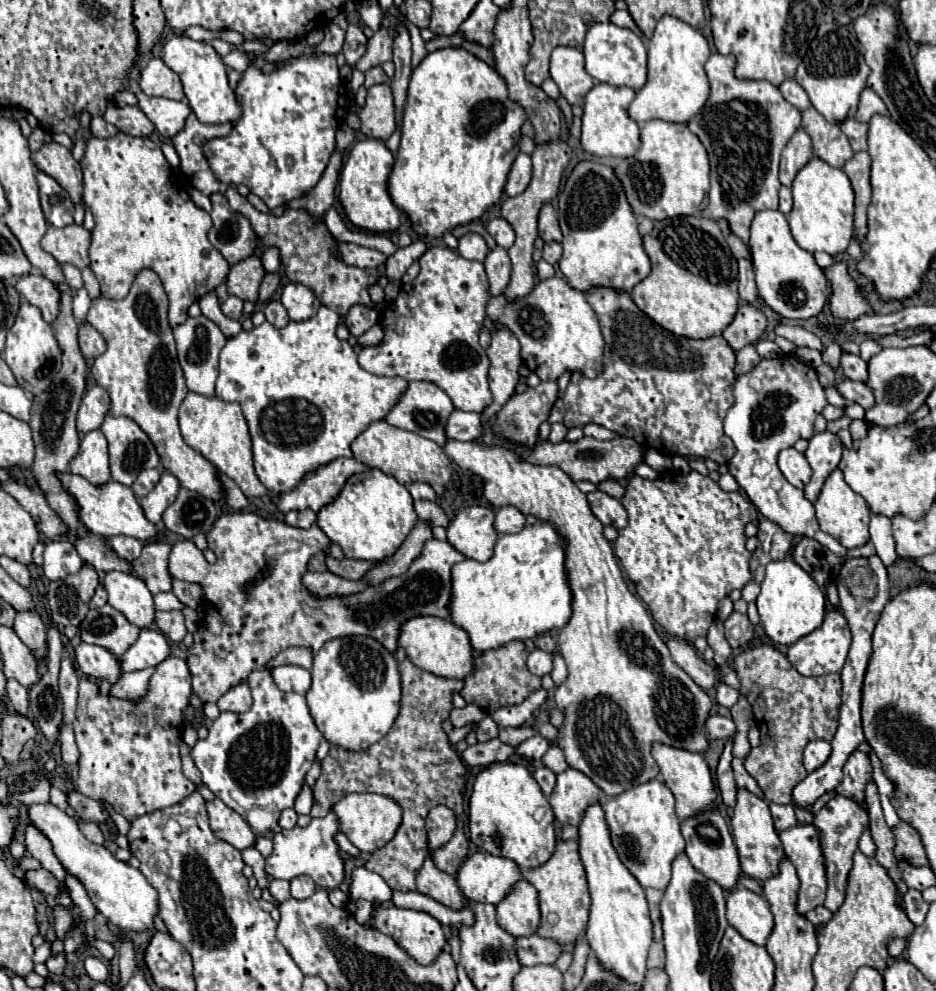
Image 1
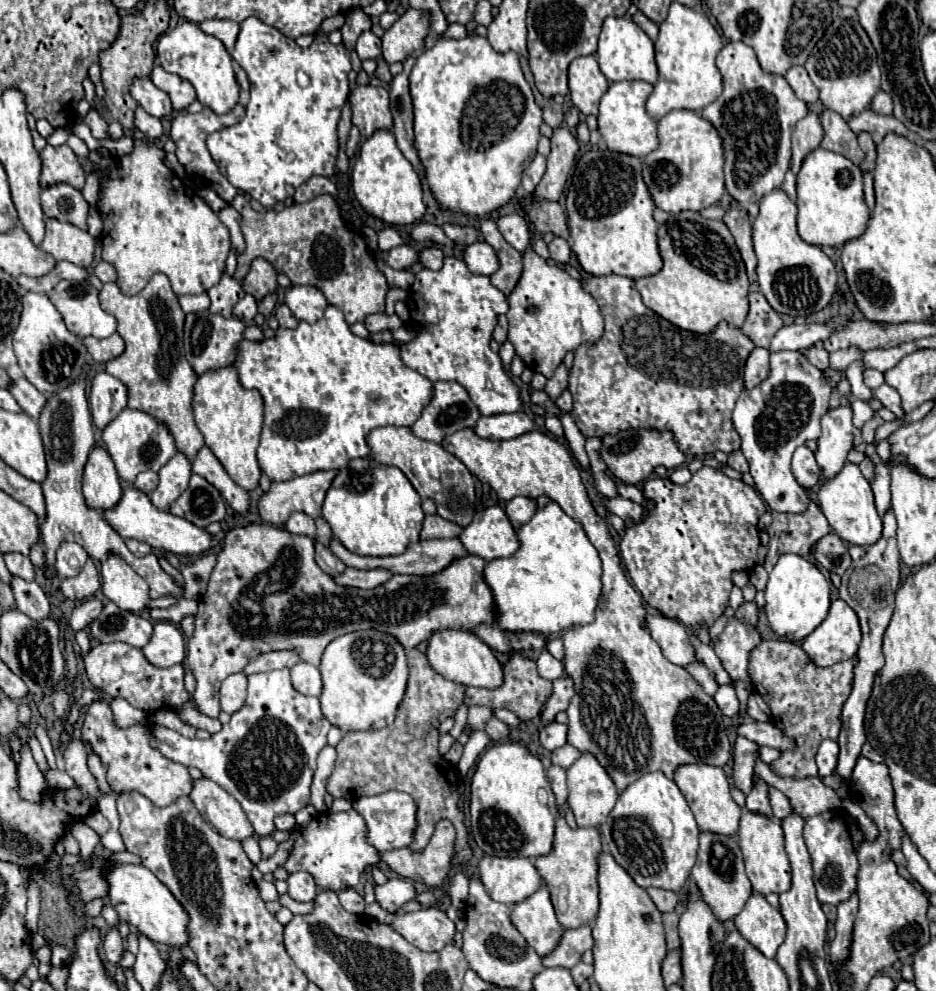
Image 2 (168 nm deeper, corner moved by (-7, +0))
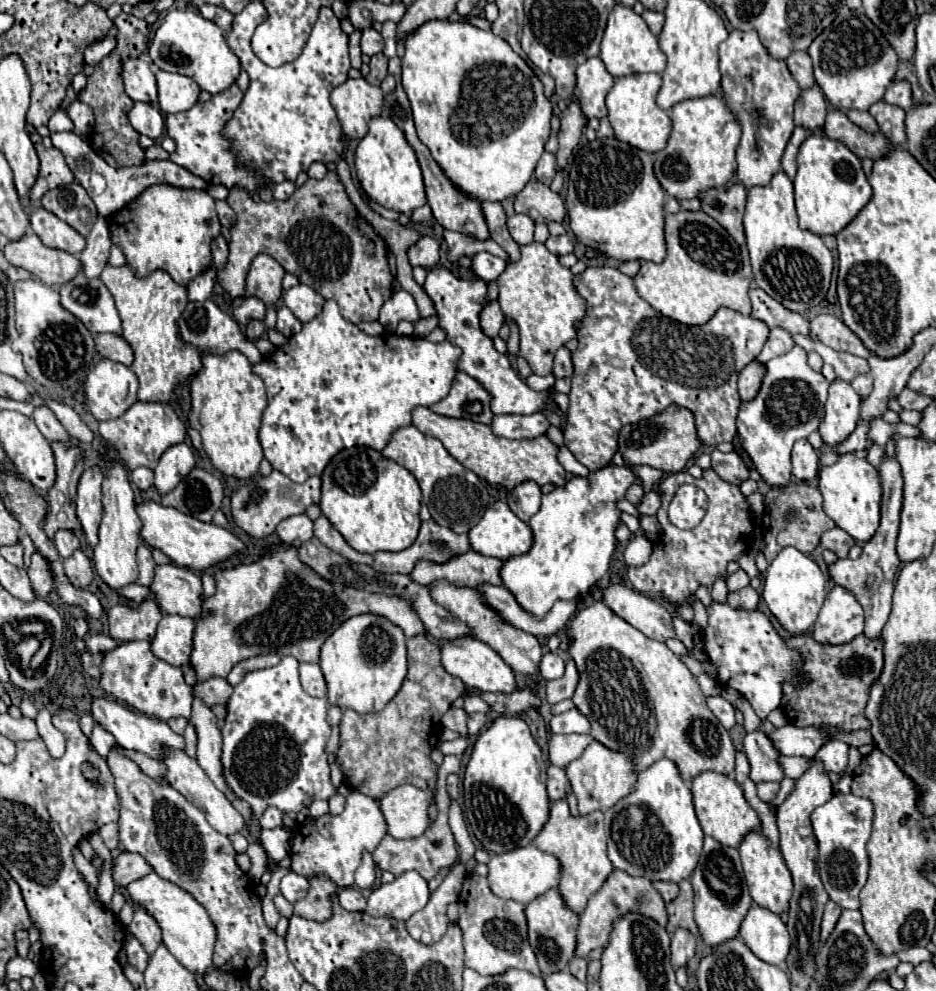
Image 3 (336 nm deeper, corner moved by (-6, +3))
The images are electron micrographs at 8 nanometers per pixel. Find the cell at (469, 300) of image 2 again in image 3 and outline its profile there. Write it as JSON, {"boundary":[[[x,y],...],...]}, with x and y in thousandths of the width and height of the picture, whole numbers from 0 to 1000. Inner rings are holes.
{"boundary":[[[465,269],[458,273],[452,292],[465,306],[465,314],[469,318],[469,330],[478,334],[478,344],[495,352],[495,358],[490,362],[490,372],[514,384],[516,391],[527,399],[525,413],[529,419],[535,417],[567,419],[574,415],[595,413],[587,395],[569,395],[567,391],[563,391],[563,386],[559,386],[552,374],[546,370],[542,358],[533,356],[527,350],[527,344],[516,336],[512,328],[512,316],[518,308],[518,298],[520,298],[520,288],[516,284],[512,284],[510,280],[495,284],[486,280],[478,269]]]}

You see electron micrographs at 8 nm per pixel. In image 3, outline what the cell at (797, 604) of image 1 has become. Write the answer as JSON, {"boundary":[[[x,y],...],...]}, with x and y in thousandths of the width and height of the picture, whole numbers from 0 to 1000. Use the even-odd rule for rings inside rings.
{"boundary":[[[839,552],[819,572],[817,584],[815,584],[815,604],[822,613],[822,617],[830,623],[830,627],[847,641],[864,639],[869,629],[873,627],[875,615],[884,600],[884,582],[875,574],[875,570],[851,556],[849,552]]]}

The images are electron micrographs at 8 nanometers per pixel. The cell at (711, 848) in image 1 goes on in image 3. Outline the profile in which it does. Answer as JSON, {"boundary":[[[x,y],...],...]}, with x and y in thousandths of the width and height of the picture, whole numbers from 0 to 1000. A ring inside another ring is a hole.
{"boundary":[[[755,843],[749,867],[738,883],[738,891],[743,899],[743,931],[747,935],[751,952],[766,956],[777,948],[787,946],[792,929],[796,927],[804,911],[794,885],[794,875],[787,857],[775,855]]]}

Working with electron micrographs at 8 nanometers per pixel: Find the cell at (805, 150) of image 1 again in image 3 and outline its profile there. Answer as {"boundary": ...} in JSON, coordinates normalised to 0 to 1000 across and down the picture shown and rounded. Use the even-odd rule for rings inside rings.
{"boundary":[[[875,86],[858,90],[849,104],[849,126],[858,126],[862,130],[877,130],[884,116],[881,96]]]}

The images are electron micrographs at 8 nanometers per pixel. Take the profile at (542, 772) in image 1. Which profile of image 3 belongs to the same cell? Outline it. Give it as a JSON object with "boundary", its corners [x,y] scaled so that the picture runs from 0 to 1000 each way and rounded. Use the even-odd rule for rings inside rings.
{"boundary":[[[589,772],[584,776],[584,802],[589,808],[601,806],[608,798],[608,786],[604,782],[604,776]]]}

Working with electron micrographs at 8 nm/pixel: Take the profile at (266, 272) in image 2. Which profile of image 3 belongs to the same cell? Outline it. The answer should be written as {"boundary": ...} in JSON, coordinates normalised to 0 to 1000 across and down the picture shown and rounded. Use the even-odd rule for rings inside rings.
{"boundary":[[[275,257],[264,277],[262,300],[277,300],[285,310],[294,308],[302,296],[302,277],[304,271],[290,257]]]}

